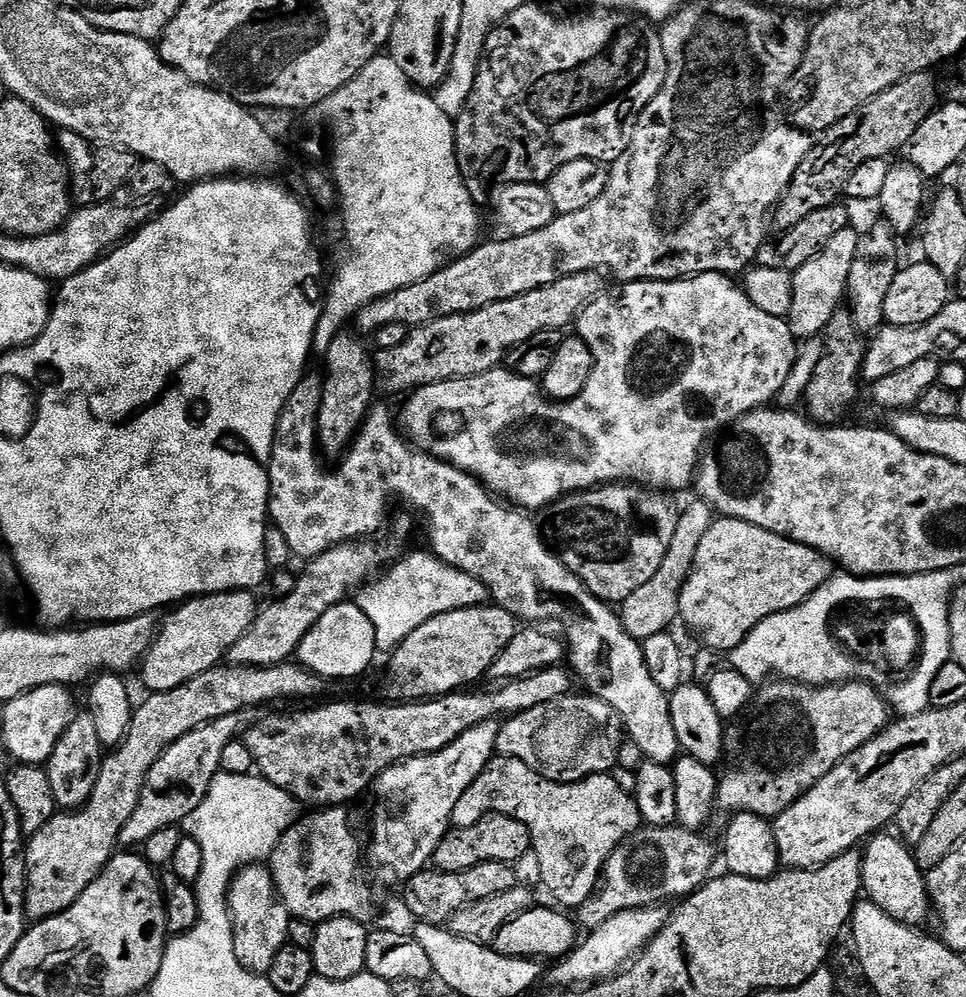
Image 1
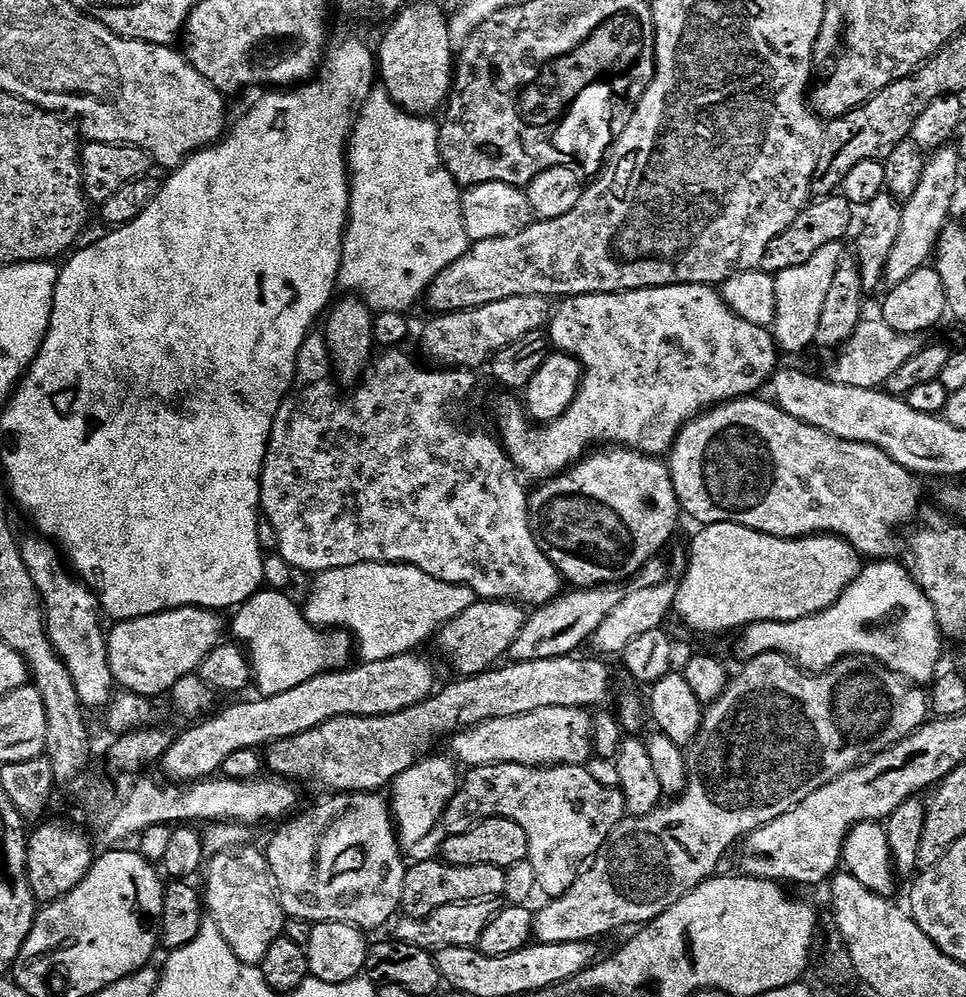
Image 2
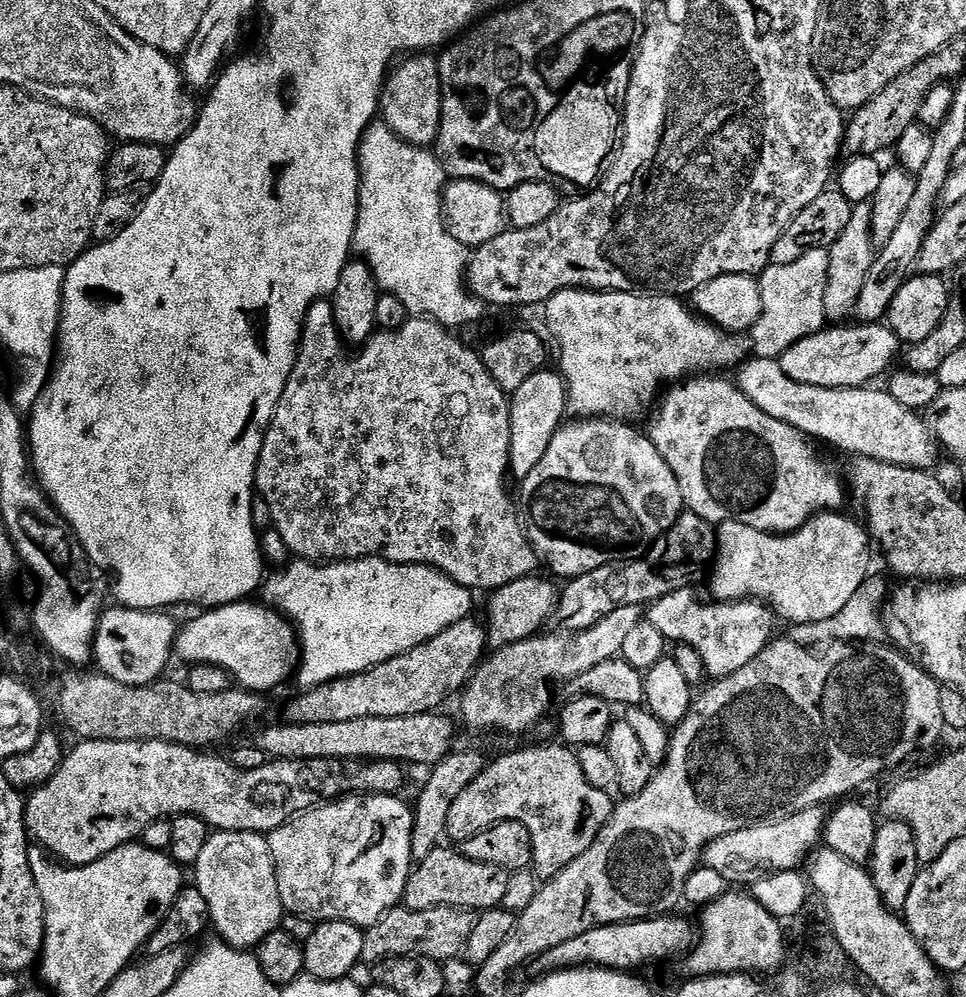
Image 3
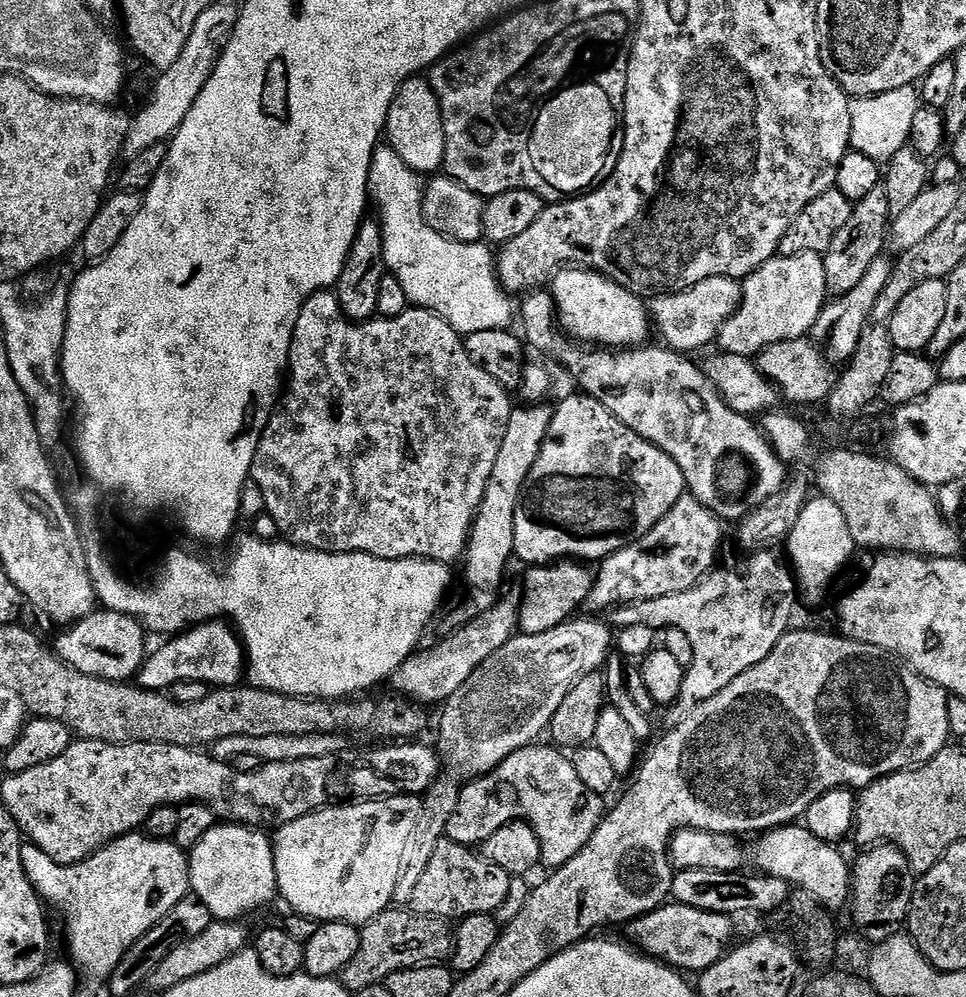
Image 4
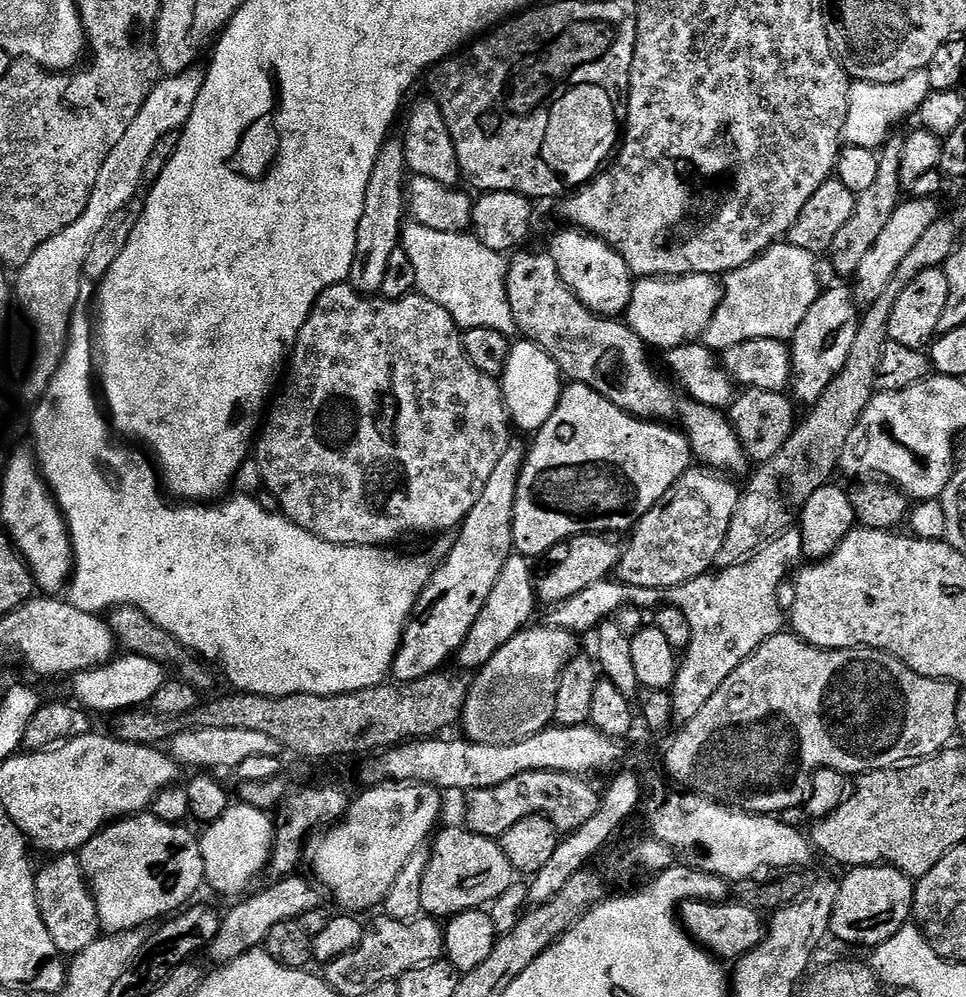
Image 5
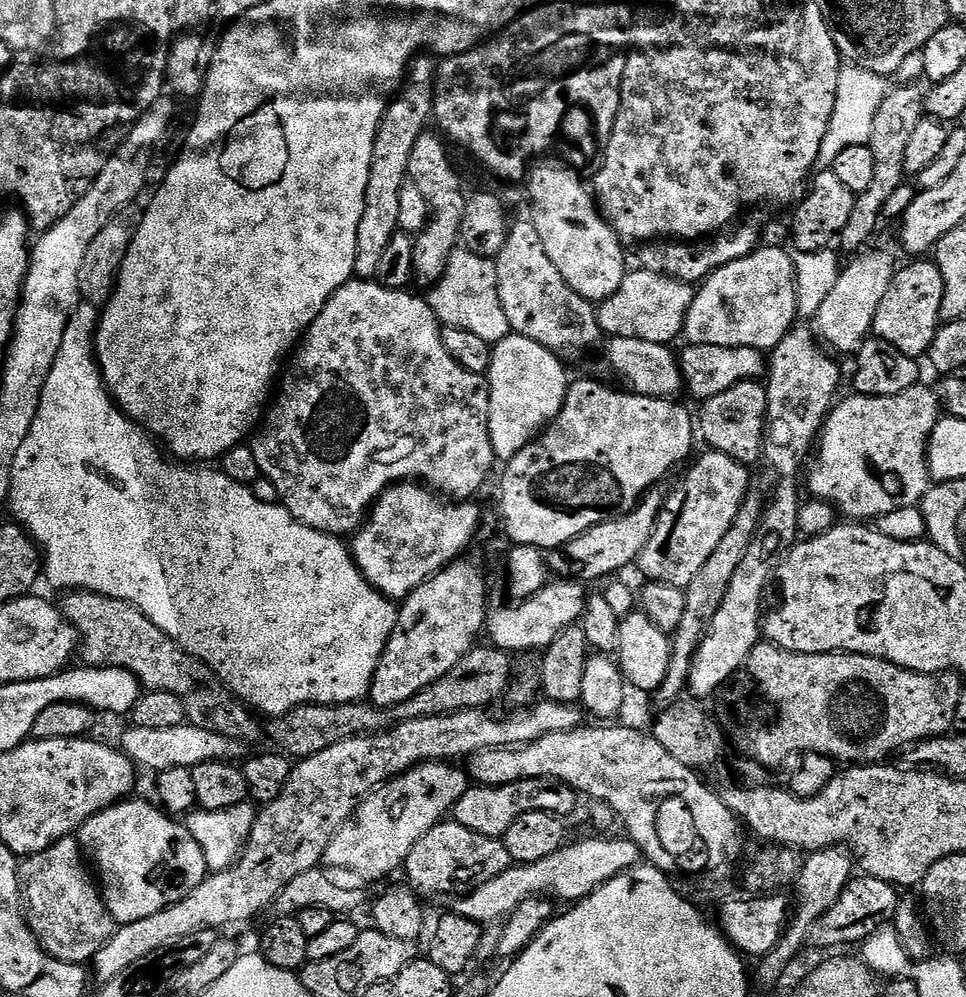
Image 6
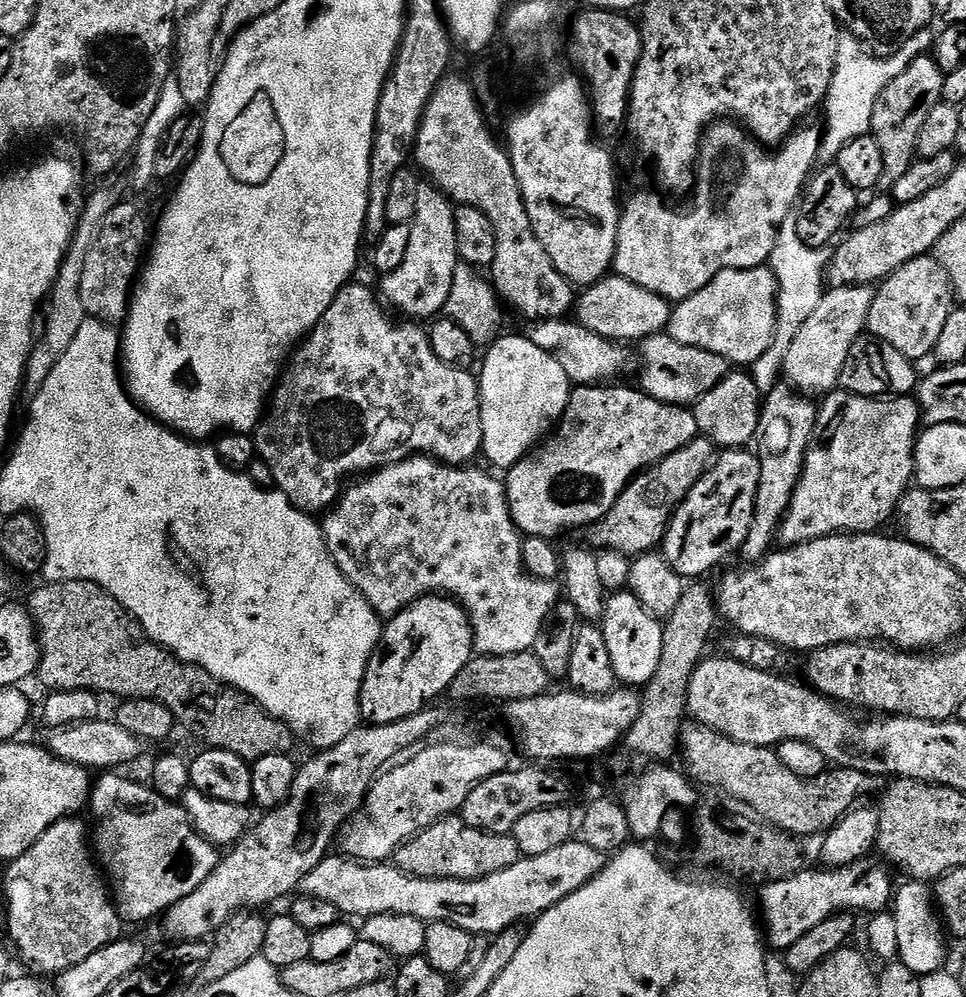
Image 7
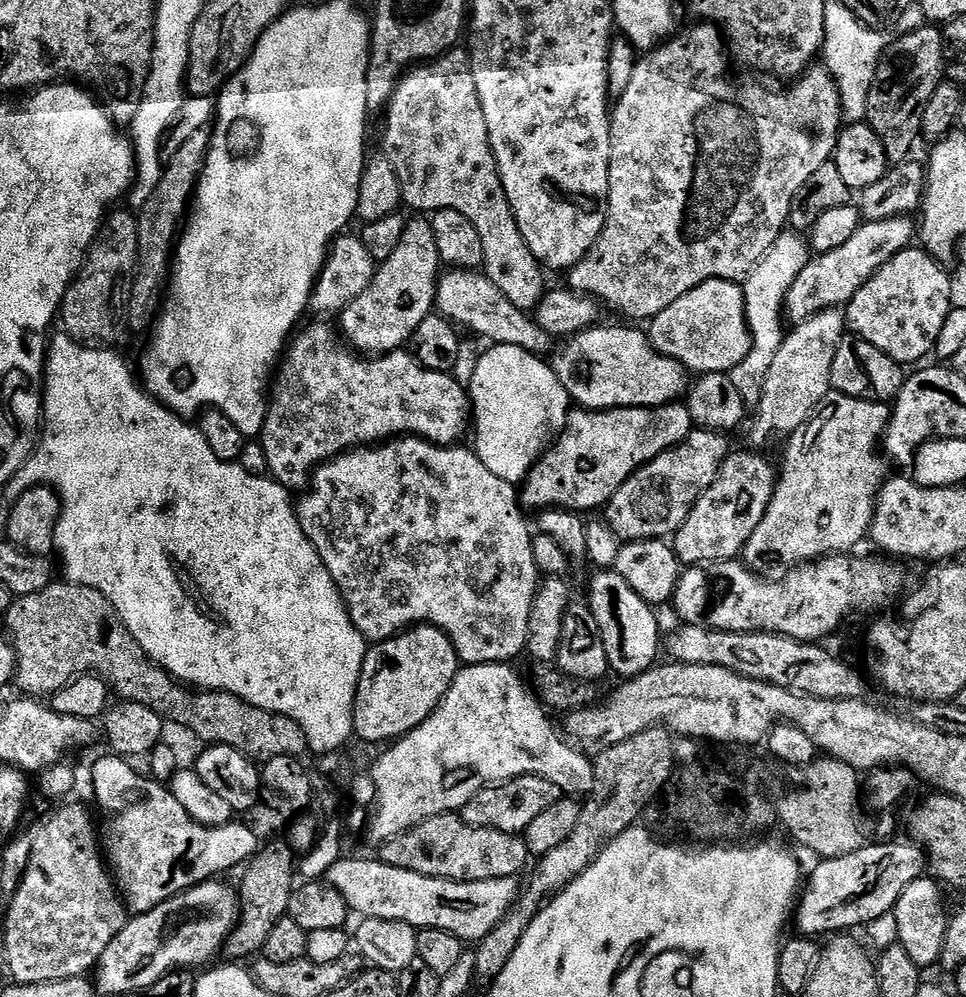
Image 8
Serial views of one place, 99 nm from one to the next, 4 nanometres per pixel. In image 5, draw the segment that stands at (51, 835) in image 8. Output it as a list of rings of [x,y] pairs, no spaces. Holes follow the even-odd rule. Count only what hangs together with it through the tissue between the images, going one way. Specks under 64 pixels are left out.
[[[60,854],[49,860],[52,861],[41,872],[39,869],[35,873],[38,910],[54,946],[65,957],[71,958],[96,943],[102,930],[100,920],[96,917],[96,904],[92,901],[79,859],[72,854]]]

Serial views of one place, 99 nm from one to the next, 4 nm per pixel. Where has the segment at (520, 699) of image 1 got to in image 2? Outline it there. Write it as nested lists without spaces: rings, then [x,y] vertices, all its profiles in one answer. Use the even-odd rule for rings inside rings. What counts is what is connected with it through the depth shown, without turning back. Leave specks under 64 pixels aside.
[[[573,654],[570,656],[559,656],[558,658],[539,659],[535,662],[513,663],[505,666],[483,672],[480,675],[463,677],[456,679],[456,682],[450,683],[448,686],[444,685],[436,692],[434,692],[427,699],[418,702],[414,706],[410,706],[401,712],[391,712],[385,716],[339,716],[338,718],[330,718],[330,722],[326,722],[322,726],[314,726],[314,730],[306,730],[302,734],[294,734],[287,736],[281,740],[276,740],[273,744],[267,745],[266,748],[266,768],[269,773],[284,777],[285,780],[299,782],[304,784],[317,784],[320,788],[325,788],[325,793],[328,794],[347,794],[350,792],[371,792],[373,794],[379,793],[381,790],[387,789],[392,781],[410,770],[410,766],[414,766],[421,758],[429,755],[428,749],[436,740],[445,736],[445,738],[455,735],[457,732],[464,731],[467,728],[473,728],[475,725],[480,725],[484,721],[493,720],[494,718],[508,718],[517,717],[518,714],[528,714],[532,710],[545,709],[549,706],[570,706],[571,708],[595,708],[604,703],[610,694],[610,670],[602,662],[596,662],[592,658],[582,658],[583,656]]]

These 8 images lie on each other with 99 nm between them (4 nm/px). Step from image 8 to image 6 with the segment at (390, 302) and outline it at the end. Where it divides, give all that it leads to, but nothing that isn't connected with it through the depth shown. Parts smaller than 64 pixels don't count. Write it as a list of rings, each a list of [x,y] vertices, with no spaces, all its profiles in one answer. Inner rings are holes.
[[[424,131],[418,142],[414,142],[414,150],[410,150],[408,167],[408,180],[412,181],[418,192],[422,194],[430,213],[428,223],[415,237],[413,246],[414,280],[417,285],[420,283],[425,286],[436,284],[444,277],[448,259],[457,251],[460,244],[460,223],[464,217],[466,203],[466,191],[464,192],[463,186],[460,185],[456,168],[448,157],[449,145],[435,131],[433,132]]]

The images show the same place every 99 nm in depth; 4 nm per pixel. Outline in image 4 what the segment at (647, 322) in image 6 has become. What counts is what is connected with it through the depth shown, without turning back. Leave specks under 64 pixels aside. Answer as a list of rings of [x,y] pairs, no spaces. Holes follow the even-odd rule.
[[[706,278],[706,282],[698,282],[698,286],[688,288],[685,292],[671,292],[665,296],[655,297],[650,304],[650,320],[660,331],[665,345],[674,352],[696,354],[699,348],[715,341],[720,335],[720,328],[740,305],[742,295],[741,281],[722,278]]]

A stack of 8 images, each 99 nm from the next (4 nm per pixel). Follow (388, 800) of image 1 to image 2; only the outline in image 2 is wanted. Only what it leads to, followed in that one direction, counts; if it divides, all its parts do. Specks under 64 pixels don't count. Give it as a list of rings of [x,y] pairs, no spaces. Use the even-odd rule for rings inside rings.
[[[432,754],[427,758],[421,758],[390,785],[390,793],[392,792],[390,811],[401,849],[418,847],[435,828],[438,828],[444,814],[444,807],[452,801],[454,794],[460,788],[462,772],[459,770],[461,769],[455,759],[445,756]]]

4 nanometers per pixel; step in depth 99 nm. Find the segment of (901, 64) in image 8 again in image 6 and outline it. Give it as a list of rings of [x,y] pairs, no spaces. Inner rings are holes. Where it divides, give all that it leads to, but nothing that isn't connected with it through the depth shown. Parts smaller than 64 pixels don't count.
[[[908,82],[903,86],[905,88],[893,87],[889,91],[882,106],[878,108],[877,117],[874,118],[870,145],[874,154],[874,182],[870,182],[865,192],[857,195],[854,214],[850,214],[850,222],[846,222],[846,230],[842,230],[838,241],[839,247],[844,247],[846,251],[852,252],[851,254],[859,253],[865,247],[863,244],[875,234],[876,227],[882,224],[884,207],[888,200],[894,194],[894,190],[898,190],[898,186],[905,183],[906,146],[910,143],[918,122],[926,119],[925,89],[920,89],[921,85],[916,82]]]

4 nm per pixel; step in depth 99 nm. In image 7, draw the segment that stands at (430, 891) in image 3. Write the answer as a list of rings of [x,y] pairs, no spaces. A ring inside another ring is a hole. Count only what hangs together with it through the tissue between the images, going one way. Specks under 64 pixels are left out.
[[[453,814],[434,822],[429,828],[401,844],[394,863],[406,874],[418,878],[477,880],[490,874],[498,874],[498,870],[506,870],[506,866],[514,866],[514,862],[521,859],[518,842],[514,842],[511,834],[495,836],[492,832],[483,832],[474,826],[466,826],[459,815]]]

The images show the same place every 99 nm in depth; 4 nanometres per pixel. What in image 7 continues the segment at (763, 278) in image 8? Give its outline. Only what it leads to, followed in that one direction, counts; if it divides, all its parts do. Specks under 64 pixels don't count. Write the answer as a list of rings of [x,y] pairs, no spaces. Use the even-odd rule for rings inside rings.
[[[793,209],[786,216],[779,230],[778,242],[772,251],[768,266],[776,276],[777,285],[777,319],[775,338],[770,350],[762,354],[750,368],[752,381],[758,386],[761,395],[768,395],[781,381],[786,353],[798,331],[818,308],[818,303],[826,291],[828,267],[832,262],[833,247],[808,247],[797,234],[797,212]]]

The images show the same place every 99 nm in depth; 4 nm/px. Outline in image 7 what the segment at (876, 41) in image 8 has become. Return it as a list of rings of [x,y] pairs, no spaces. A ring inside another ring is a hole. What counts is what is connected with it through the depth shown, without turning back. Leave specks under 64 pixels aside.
[[[841,35],[836,51],[834,78],[830,82],[828,97],[824,99],[822,105],[824,124],[822,123],[820,149],[816,155],[817,165],[835,165],[838,154],[842,154],[842,146],[850,146],[854,138],[862,138],[871,133],[874,102],[878,102],[878,94],[882,94],[888,83],[898,78],[902,70],[906,70],[908,63],[910,63],[910,52],[907,52],[904,46],[897,47],[891,54],[873,54],[855,36]]]

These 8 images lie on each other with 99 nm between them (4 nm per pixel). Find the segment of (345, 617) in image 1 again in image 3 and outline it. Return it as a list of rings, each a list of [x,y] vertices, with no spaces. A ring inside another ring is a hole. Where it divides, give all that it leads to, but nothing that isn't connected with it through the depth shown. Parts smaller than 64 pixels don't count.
[[[255,600],[207,609],[177,631],[173,655],[185,665],[210,664],[228,672],[241,689],[265,694],[290,680],[299,665],[299,637],[284,614]]]

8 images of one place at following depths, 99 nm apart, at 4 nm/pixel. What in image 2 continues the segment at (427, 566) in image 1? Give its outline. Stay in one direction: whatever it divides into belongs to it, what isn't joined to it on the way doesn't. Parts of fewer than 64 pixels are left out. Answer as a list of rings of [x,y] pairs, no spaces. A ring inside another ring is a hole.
[[[359,564],[358,566],[346,566],[338,570],[319,573],[313,580],[316,581],[313,582],[312,589],[308,592],[308,601],[303,601],[302,604],[303,613],[307,616],[307,620],[321,629],[337,629],[339,626],[343,629],[347,629],[358,645],[358,656],[361,661],[381,660],[382,658],[409,655],[410,650],[419,649],[416,647],[418,647],[419,644],[426,643],[431,636],[433,639],[445,624],[449,624],[451,620],[458,618],[458,614],[462,614],[464,610],[470,610],[470,606],[476,603],[478,599],[476,593],[470,591],[464,584],[442,582],[438,578],[434,578],[430,574],[418,570],[413,564]]]

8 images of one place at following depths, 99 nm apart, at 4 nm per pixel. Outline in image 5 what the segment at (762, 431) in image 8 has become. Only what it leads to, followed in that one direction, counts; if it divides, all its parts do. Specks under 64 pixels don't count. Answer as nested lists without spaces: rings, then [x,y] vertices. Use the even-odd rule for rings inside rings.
[[[908,198],[908,201],[906,200],[897,203],[886,226],[882,226],[882,234],[878,234],[878,242],[874,242],[874,246],[870,246],[866,258],[862,258],[862,266],[858,266],[854,277],[854,283],[856,283],[854,296],[857,301],[871,302],[878,298],[878,294],[882,294],[882,290],[886,290],[890,278],[902,264],[902,258],[906,258],[906,254],[910,254],[910,250],[917,244],[918,238],[922,238],[922,234],[926,234],[926,230],[930,230],[930,226],[934,226],[934,222],[939,220],[942,215],[942,209],[935,204],[937,202],[935,199]]]

